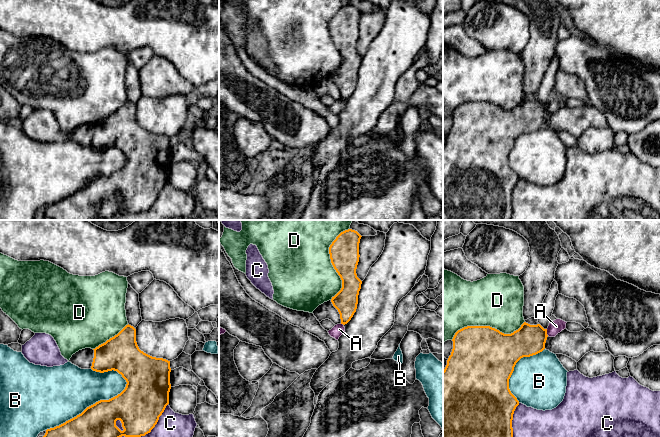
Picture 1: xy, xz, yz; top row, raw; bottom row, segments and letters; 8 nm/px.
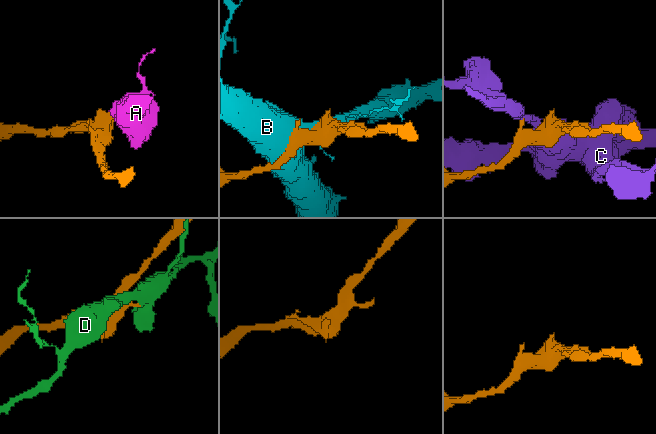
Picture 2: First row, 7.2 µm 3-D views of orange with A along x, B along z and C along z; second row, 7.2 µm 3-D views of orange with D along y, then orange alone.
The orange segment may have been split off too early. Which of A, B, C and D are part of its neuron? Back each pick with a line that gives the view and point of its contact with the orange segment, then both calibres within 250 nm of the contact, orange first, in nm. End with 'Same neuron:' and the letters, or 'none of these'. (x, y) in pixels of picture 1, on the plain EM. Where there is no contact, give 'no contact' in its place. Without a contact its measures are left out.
Same neuron: none of these

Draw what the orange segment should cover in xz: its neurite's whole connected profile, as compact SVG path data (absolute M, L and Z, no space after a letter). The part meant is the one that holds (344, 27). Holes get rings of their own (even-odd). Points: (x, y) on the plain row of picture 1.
M352 5L341 8L329 23L331 39L342 56L341 66L331 75L340 90L341 100L347 100L357 85L362 57L357 53L361 11Z

